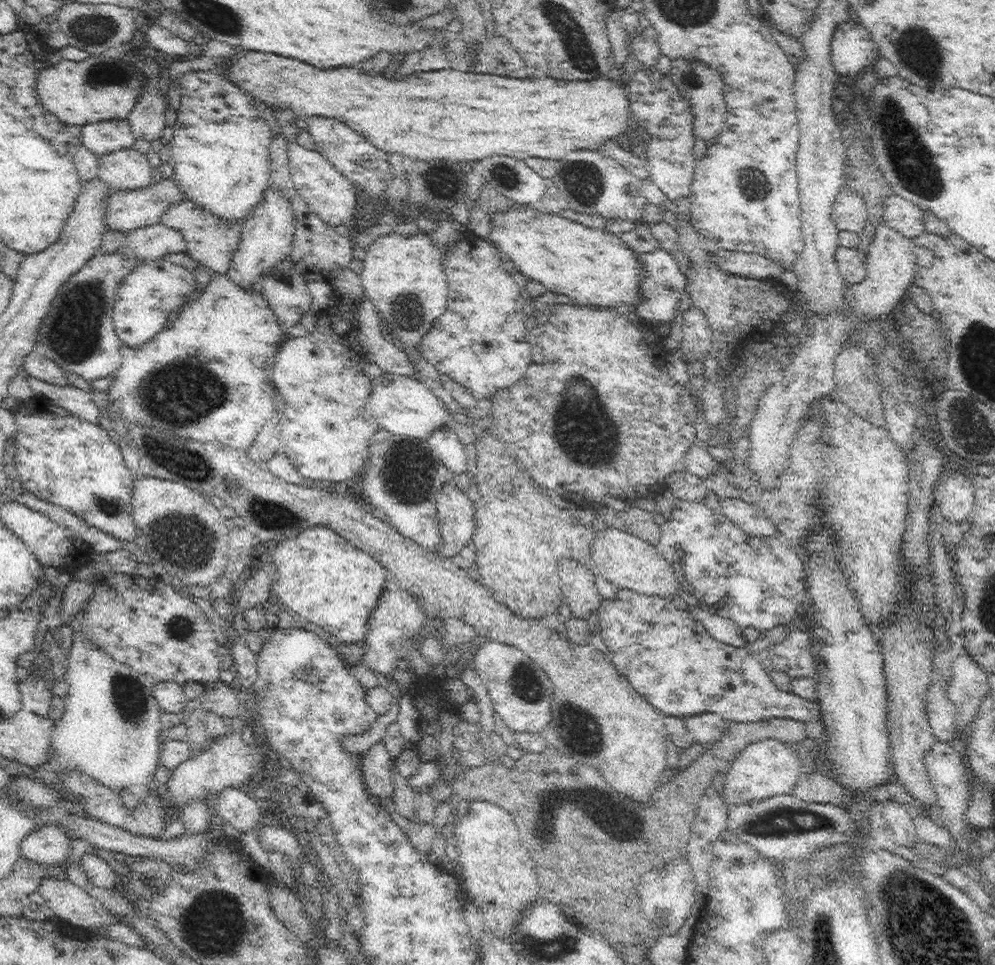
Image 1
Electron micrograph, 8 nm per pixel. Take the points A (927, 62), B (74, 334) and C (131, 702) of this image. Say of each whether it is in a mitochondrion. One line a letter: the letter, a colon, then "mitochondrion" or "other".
A: mitochondrion
B: mitochondrion
C: mitochondrion

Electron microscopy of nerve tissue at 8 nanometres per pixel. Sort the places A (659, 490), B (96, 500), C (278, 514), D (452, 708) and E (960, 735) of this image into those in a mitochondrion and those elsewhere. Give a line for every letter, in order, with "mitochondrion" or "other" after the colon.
A: other
B: mitochondrion
C: mitochondrion
D: other
E: other

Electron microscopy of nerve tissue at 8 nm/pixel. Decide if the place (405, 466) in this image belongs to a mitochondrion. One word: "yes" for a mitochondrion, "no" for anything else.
yes

